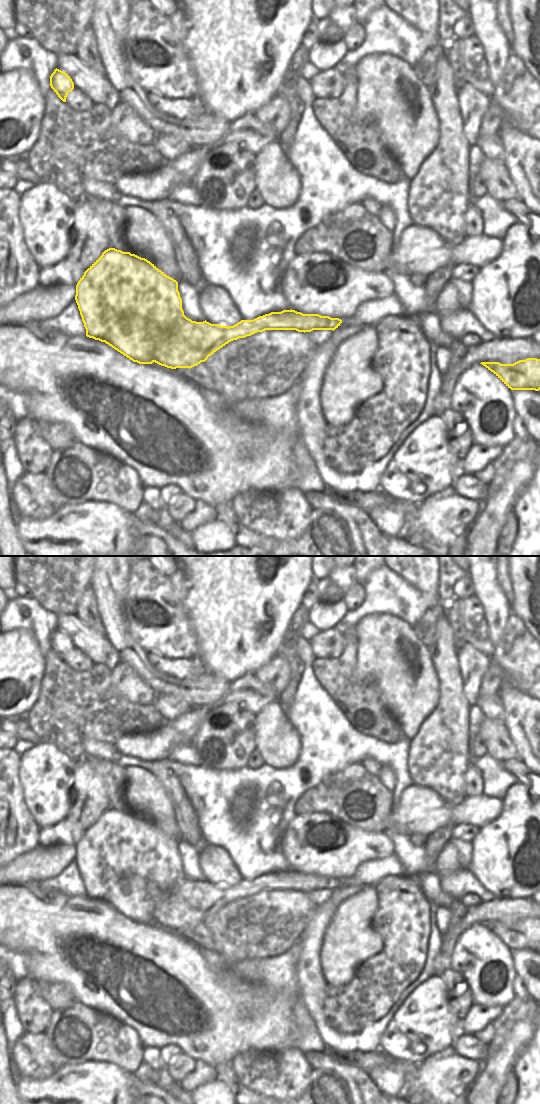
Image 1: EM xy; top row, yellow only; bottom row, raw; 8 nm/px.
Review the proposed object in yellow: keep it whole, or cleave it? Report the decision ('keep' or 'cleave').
cleave

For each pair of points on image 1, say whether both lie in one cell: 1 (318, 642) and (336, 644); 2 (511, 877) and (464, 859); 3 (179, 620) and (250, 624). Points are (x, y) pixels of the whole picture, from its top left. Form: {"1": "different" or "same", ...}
{"1": "same", "2": "different", "3": "different"}

